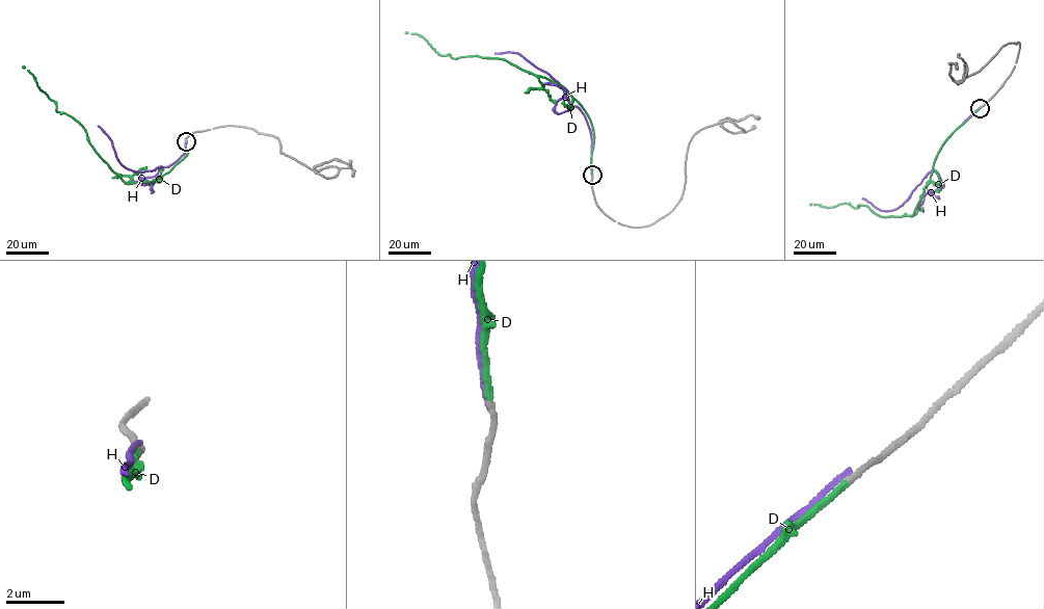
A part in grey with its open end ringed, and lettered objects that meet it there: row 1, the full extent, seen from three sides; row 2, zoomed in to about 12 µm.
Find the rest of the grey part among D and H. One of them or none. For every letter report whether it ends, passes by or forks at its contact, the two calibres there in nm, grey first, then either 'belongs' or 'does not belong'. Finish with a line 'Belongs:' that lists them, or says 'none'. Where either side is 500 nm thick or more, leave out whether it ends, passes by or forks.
D: it ends there; 220 nm thick on the grey side, 240 nm on the other; belongs
H: it ends there; 240 nm thick on the grey side, 180 nm on the other; does not belong
Belongs: D

